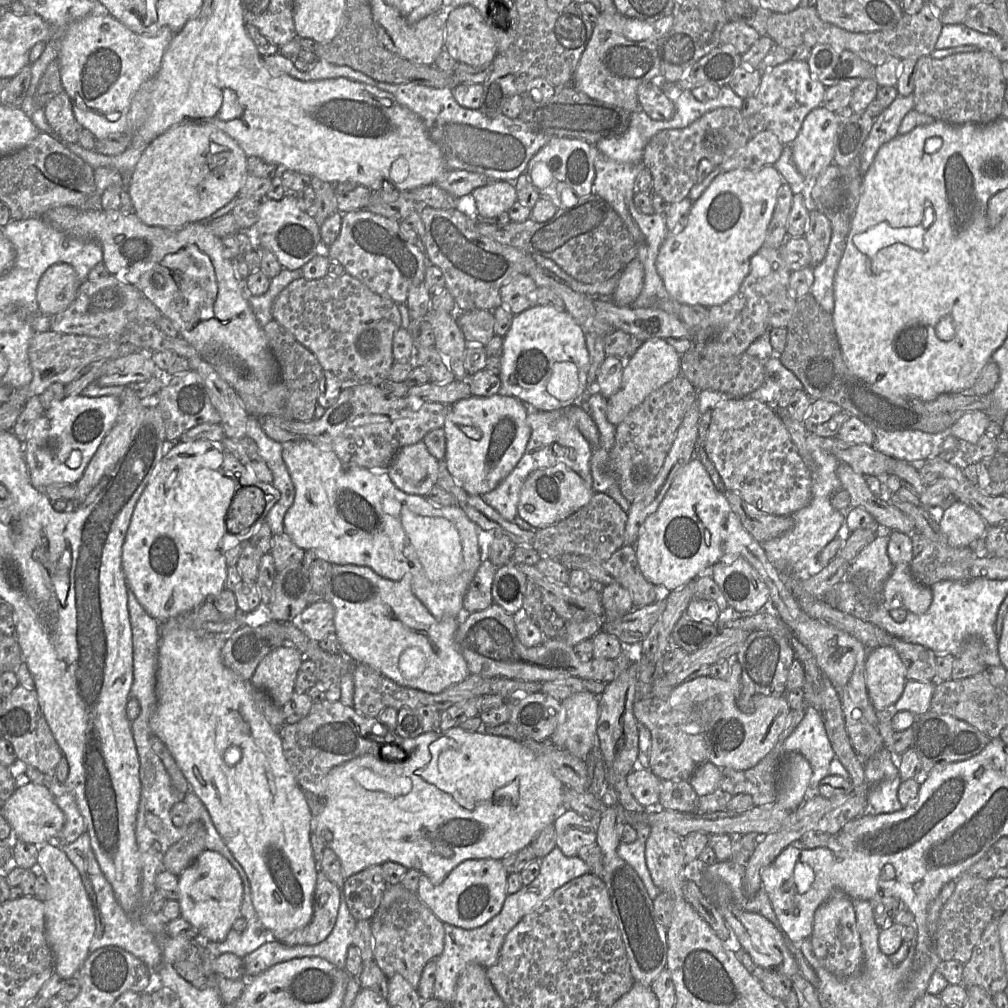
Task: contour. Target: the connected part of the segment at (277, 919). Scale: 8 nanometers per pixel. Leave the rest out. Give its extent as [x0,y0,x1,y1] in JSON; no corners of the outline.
[149,618,317,941]

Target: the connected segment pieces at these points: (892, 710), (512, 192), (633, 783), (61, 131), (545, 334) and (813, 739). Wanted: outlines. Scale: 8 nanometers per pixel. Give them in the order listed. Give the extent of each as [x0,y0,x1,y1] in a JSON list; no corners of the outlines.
[[885,680,935,719],[471,181,518,218],[625,763,661,807],[44,90,84,143],[498,305,589,412],[782,706,850,795]]

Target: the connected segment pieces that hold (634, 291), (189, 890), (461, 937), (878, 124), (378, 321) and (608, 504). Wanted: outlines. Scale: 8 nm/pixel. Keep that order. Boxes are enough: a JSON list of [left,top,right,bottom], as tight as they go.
[[611,259,644,307],[178,849,243,947],[433,846,590,1005],[859,97,914,175],[272,274,402,389],[532,492,627,561]]

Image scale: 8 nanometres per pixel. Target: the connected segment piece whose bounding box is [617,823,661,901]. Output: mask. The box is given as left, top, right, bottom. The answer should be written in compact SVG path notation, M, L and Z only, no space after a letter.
M636 823L631 826L637 831L637 839L633 843L620 843L617 848L617 854L636 871L649 897L653 901L661 891L653 883L651 874L646 865L646 841L649 837L651 827L646 823Z

